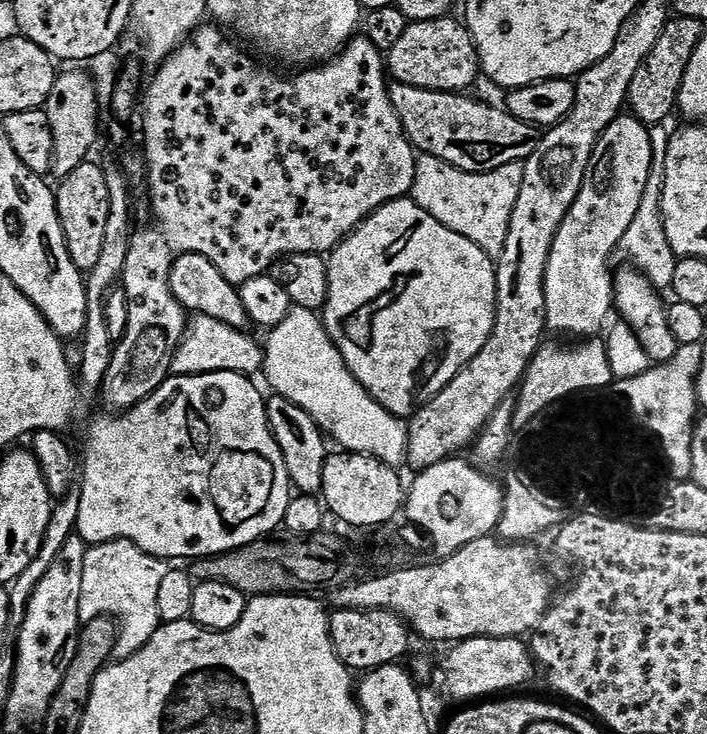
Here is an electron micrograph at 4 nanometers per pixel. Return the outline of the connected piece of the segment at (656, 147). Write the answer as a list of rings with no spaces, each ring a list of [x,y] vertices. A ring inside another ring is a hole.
[[[653,125],[651,127],[653,164],[651,164],[649,180],[642,202],[640,202],[640,208],[638,208],[634,221],[626,234],[624,234],[620,245],[621,253],[624,252],[629,258],[627,261],[637,271],[643,273],[658,290],[666,290],[671,287],[678,262],[678,258],[670,246],[669,239],[666,238],[665,226],[660,214],[661,190],[665,184],[665,158],[666,150],[668,149],[668,134],[664,130],[665,127],[663,125]]]

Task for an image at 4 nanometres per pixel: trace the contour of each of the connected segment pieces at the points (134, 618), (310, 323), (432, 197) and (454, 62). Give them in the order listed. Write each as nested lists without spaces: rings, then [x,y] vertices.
[[[111,540],[105,544],[93,544],[82,565],[82,598],[78,602],[81,621],[87,622],[99,616],[111,616],[120,630],[113,657],[125,660],[134,655],[157,630],[161,619],[158,614],[158,590],[162,578],[170,570],[165,561],[146,554],[132,540]]]
[[[293,306],[286,314],[286,318],[282,318],[282,322],[278,322],[278,326],[271,329],[267,336],[268,344],[263,345],[262,376],[268,379],[268,384],[272,387],[271,391],[275,395],[294,402],[294,406],[302,406],[302,410],[306,410],[306,414],[314,418],[314,422],[325,437],[332,439],[333,436],[341,444],[339,447],[343,451],[373,456],[394,469],[399,469],[400,463],[402,465],[405,463],[408,450],[408,424],[401,417],[390,414],[390,410],[379,404],[364,389],[362,382],[354,378],[338,346],[334,346],[330,334],[325,330],[323,319],[317,313]]]
[[[421,155],[416,161],[410,196],[430,218],[438,218],[438,222],[454,230],[454,234],[470,238],[474,246],[498,258],[504,253],[510,214],[514,214],[514,202],[518,202],[518,190],[522,190],[523,173],[524,166],[519,160],[498,166],[498,170],[467,172],[450,162],[442,162],[437,156]]]
[[[452,19],[409,23],[406,34],[402,34],[394,50],[386,53],[386,68],[395,83],[435,92],[460,94],[468,90],[475,82],[476,75],[481,75],[480,59],[476,53],[476,43],[468,32],[468,25],[459,19]]]

